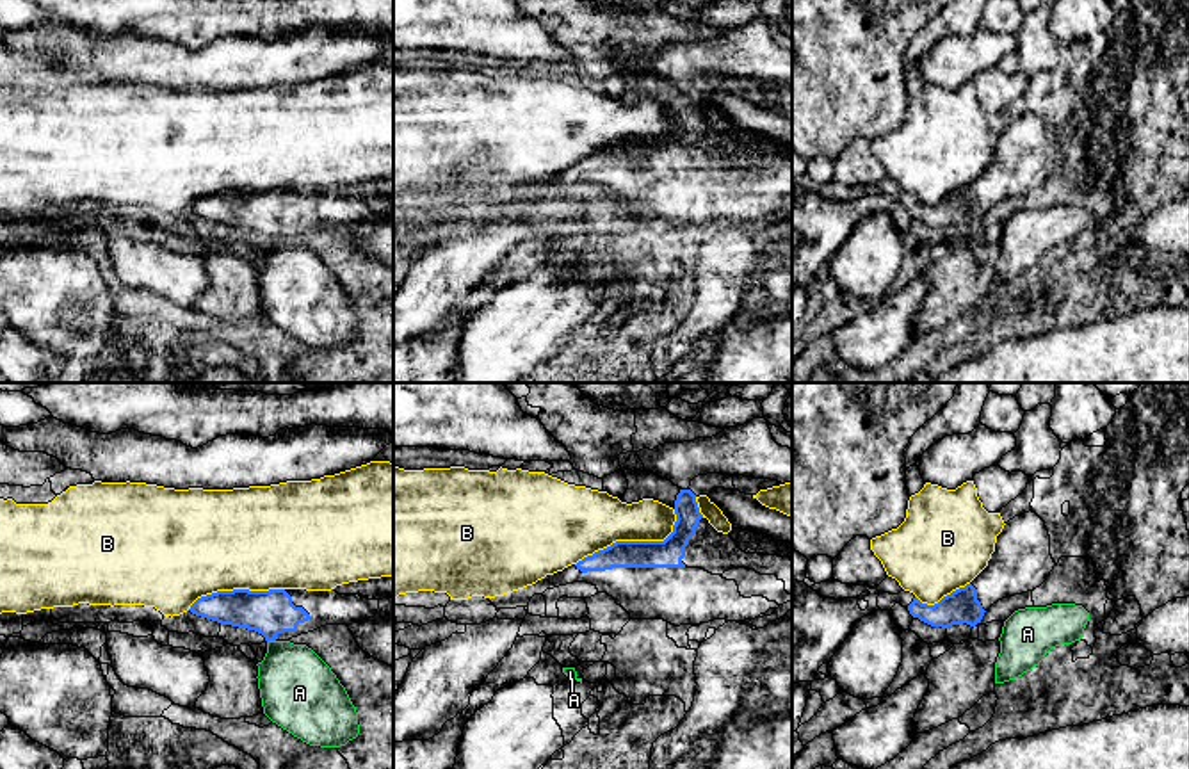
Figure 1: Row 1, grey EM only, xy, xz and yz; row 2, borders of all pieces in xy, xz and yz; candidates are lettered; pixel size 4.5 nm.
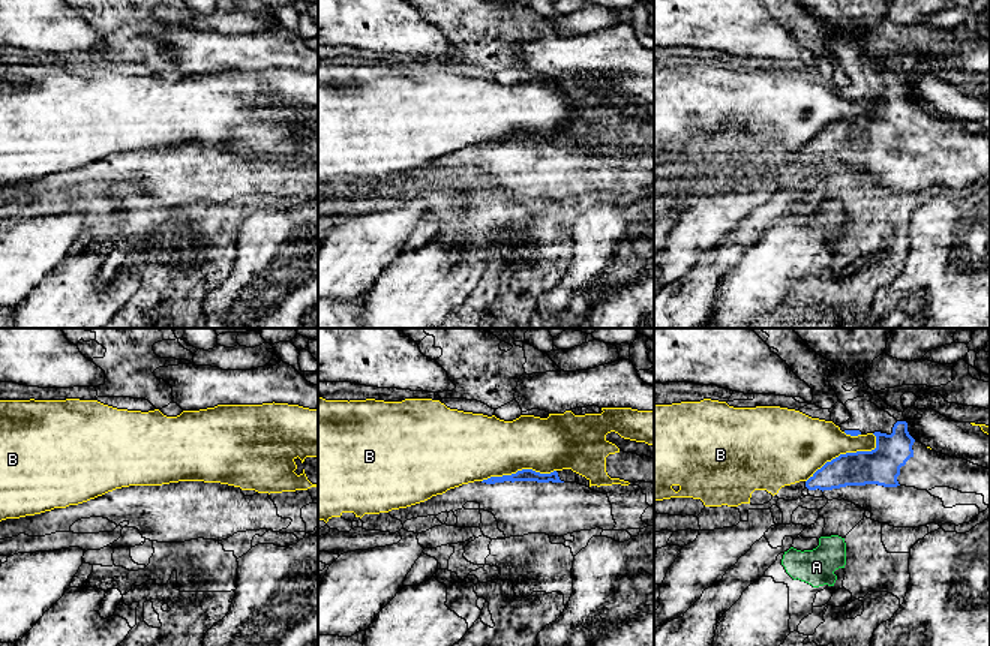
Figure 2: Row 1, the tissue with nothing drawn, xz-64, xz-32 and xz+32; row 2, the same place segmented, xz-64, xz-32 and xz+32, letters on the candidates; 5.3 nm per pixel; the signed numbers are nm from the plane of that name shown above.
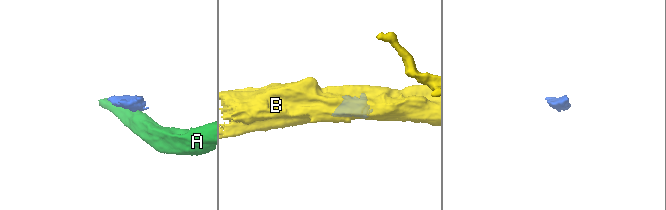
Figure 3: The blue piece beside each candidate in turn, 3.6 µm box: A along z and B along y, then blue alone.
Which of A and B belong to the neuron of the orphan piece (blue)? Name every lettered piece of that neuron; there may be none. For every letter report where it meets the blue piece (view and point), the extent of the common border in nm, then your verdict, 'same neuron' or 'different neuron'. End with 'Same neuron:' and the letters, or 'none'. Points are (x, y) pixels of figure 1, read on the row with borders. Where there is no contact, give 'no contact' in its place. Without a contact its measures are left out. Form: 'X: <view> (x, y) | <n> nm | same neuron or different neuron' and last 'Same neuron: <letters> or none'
A: xy (271, 639) | 40 nm | different neuron
B: xz (634, 542) | 500 nm | different neuron
Same neuron: none

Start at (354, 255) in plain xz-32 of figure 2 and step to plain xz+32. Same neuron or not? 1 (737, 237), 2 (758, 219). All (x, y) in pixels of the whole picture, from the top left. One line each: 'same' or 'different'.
1: different
2: different

